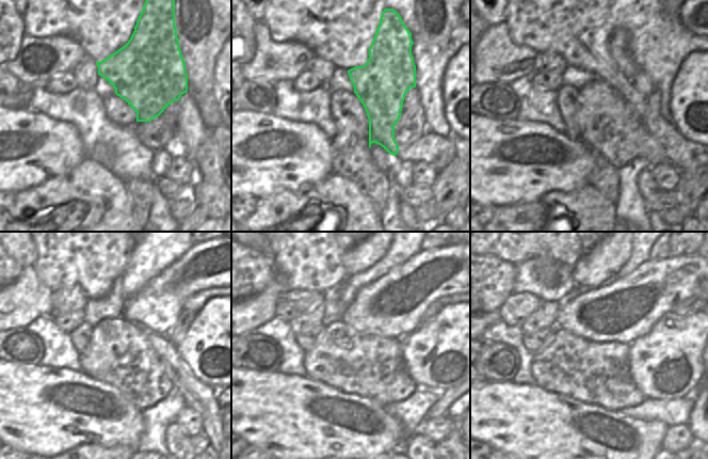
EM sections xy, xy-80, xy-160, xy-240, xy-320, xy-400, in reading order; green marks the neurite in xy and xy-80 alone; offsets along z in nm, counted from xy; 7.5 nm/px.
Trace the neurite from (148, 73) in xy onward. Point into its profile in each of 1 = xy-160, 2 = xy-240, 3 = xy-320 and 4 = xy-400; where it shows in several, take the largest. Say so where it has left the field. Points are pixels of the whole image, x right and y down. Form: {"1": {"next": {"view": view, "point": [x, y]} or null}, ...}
{"1": {"next": {"view": "xy-160", "point": [604, 120]}}, "2": {"next": {"view": "xy-240", "point": [118, 353]}}, "3": {"next": {"view": "xy-320", "point": [371, 366]}}, "4": {"next": {"view": "xy-400", "point": [597, 373]}}}

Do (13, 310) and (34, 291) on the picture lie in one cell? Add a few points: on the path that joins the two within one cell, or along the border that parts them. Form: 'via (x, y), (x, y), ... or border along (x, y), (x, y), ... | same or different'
via (18, 304), (29, 297) | same

